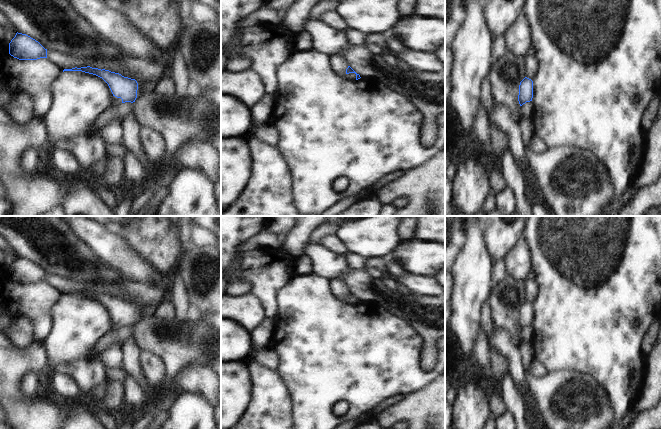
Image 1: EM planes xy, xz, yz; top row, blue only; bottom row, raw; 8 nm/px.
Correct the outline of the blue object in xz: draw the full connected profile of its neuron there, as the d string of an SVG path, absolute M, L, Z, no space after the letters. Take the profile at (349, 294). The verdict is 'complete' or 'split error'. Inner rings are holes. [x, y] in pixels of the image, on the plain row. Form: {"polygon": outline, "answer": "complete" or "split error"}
{"polygon": "M341 278L332 279L330 281L330 287L333 295L341 301L345 301L345 299L349 297L355 297L356 304L361 302L360 299L349 290L349 287Z", "answer": "split error"}

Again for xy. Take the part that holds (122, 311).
{"polygon": "M90 290L81 292L64 293L64 295L82 295L102 302L109 310L113 324L111 332L125 326L135 326L137 322L138 307L135 303L124 301L119 297L105 293L92 292Z", "answer": "split error"}

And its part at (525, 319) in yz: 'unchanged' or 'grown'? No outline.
unchanged

